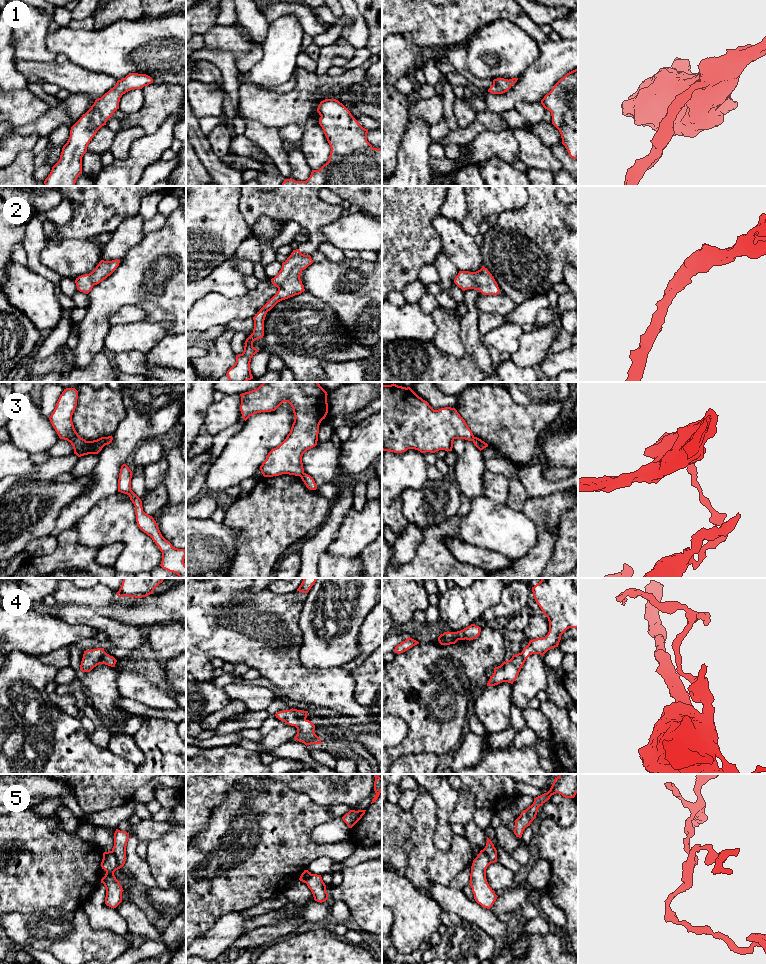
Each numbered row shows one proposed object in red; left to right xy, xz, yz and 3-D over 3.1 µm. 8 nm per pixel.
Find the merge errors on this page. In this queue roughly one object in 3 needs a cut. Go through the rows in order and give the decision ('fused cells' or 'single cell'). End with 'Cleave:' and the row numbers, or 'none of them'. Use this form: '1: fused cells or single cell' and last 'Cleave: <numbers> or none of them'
1: single cell
2: single cell
3: fused cells
4: single cell
5: fused cells
Cleave: 3, 5

